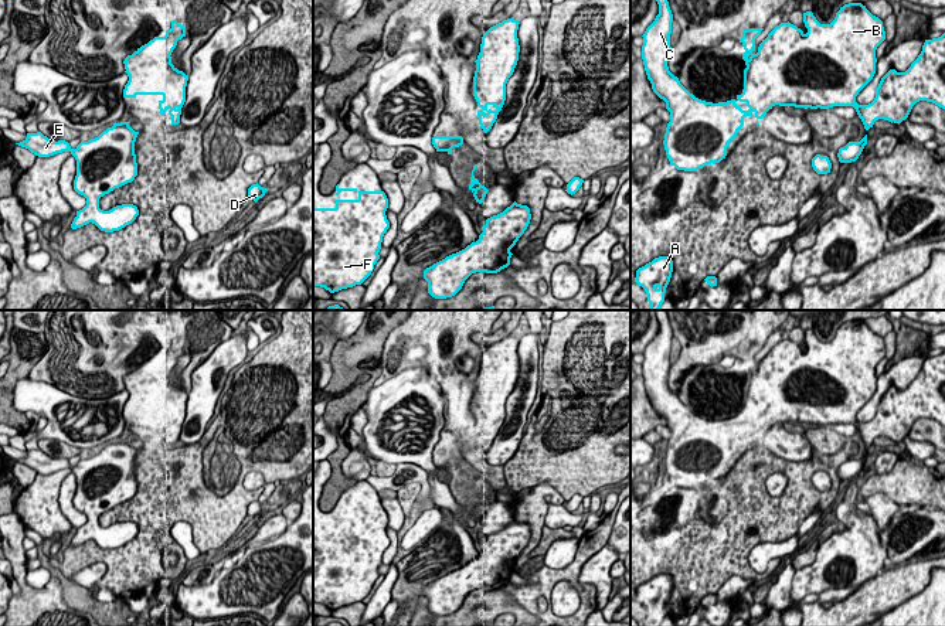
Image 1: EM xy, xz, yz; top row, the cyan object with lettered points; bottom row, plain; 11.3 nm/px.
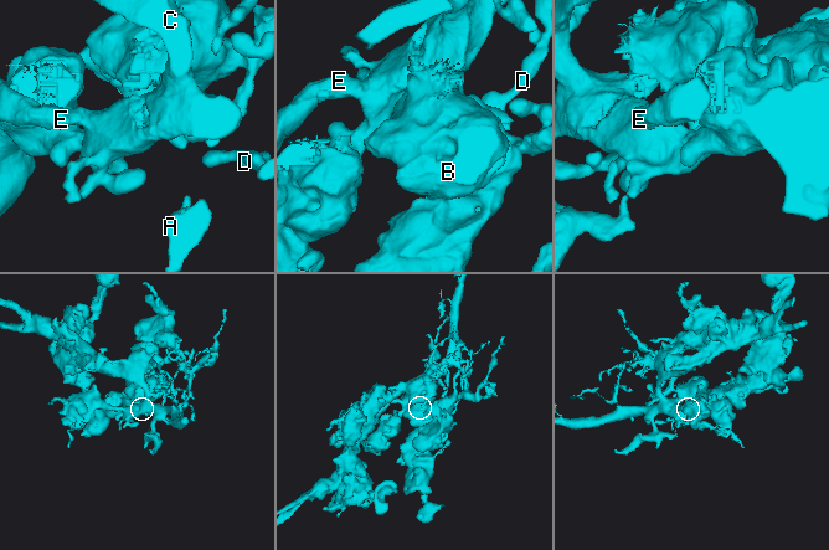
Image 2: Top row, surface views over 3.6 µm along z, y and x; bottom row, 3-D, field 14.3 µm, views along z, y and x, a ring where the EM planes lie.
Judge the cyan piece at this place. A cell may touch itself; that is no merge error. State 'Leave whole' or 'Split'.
Leave whole

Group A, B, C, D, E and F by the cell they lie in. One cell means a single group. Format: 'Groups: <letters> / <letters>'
Groups: A B C D E F

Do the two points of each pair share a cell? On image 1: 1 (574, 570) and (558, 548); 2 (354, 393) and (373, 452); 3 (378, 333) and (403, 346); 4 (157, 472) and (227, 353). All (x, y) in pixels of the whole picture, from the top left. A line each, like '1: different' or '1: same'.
1: different
2: different
3: different
4: different

